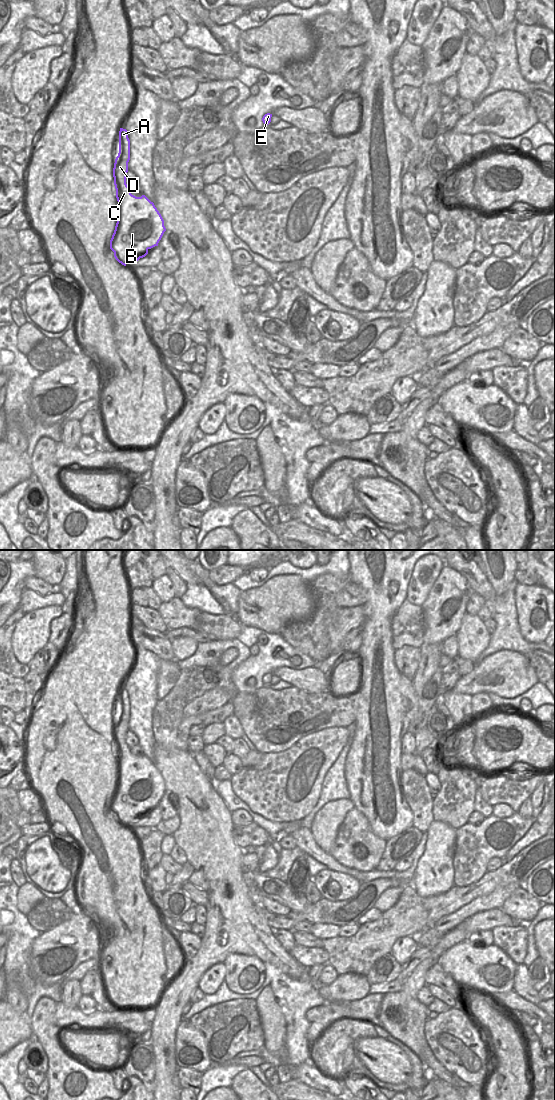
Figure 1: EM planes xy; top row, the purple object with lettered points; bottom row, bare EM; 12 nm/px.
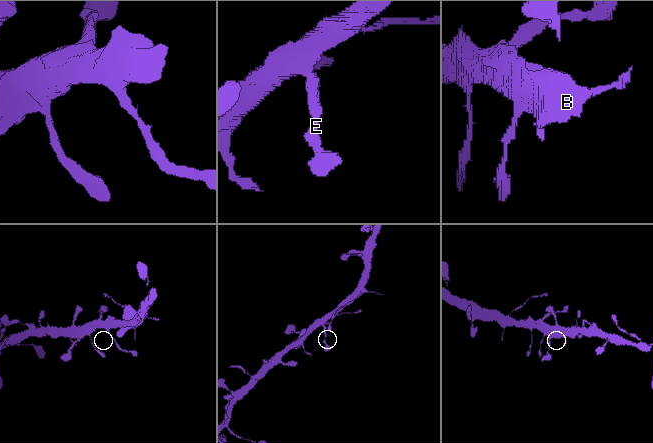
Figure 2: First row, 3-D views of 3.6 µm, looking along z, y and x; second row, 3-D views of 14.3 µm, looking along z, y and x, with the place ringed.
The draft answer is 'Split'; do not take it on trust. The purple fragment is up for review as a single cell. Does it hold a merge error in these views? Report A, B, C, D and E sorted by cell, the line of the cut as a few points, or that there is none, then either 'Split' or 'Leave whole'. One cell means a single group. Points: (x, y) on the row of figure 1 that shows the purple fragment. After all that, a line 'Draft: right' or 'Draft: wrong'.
Groups: A B C D E. No split. Leave whole.
Draft: wrong

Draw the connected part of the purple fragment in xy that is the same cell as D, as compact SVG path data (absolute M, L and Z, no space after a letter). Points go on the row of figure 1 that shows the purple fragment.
M120 128L119 153L113 168L118 211L110 249L115 259L124 266L145 257L149 249L158 246L166 231L164 220L154 203L145 195L136 197L131 194L126 184L129 160L130 140L127 130Z

